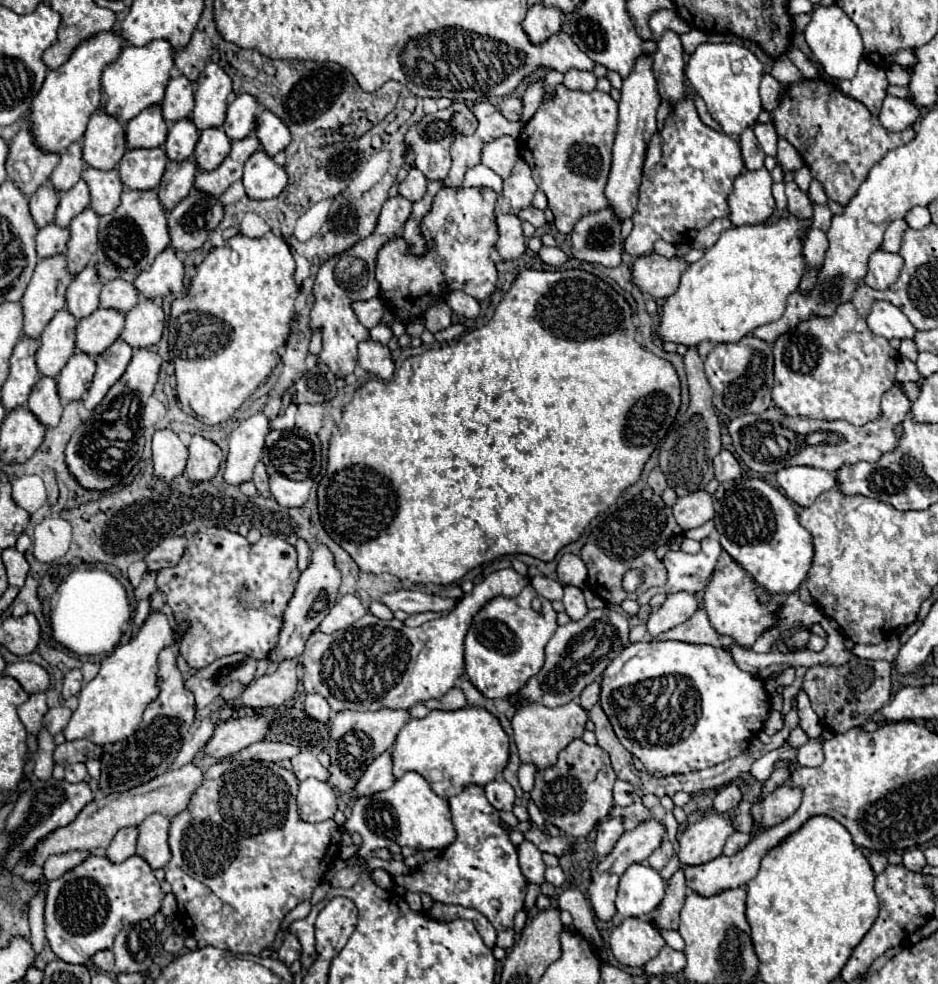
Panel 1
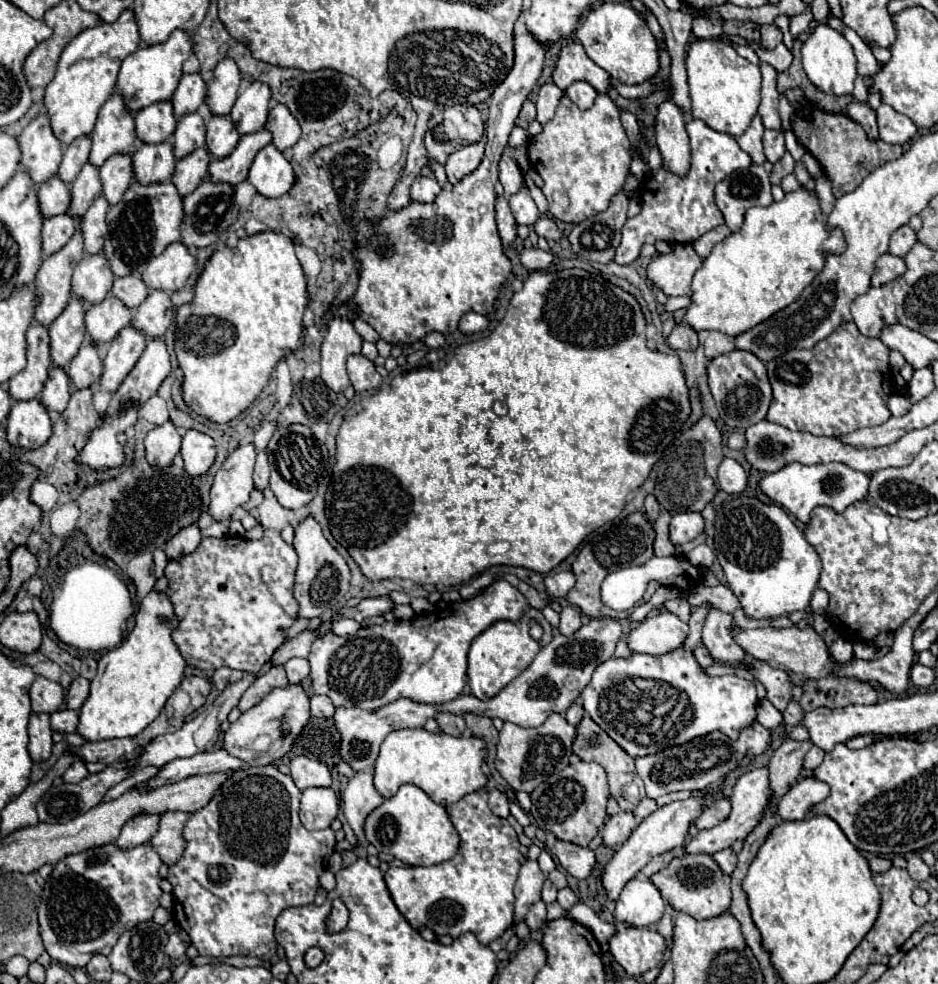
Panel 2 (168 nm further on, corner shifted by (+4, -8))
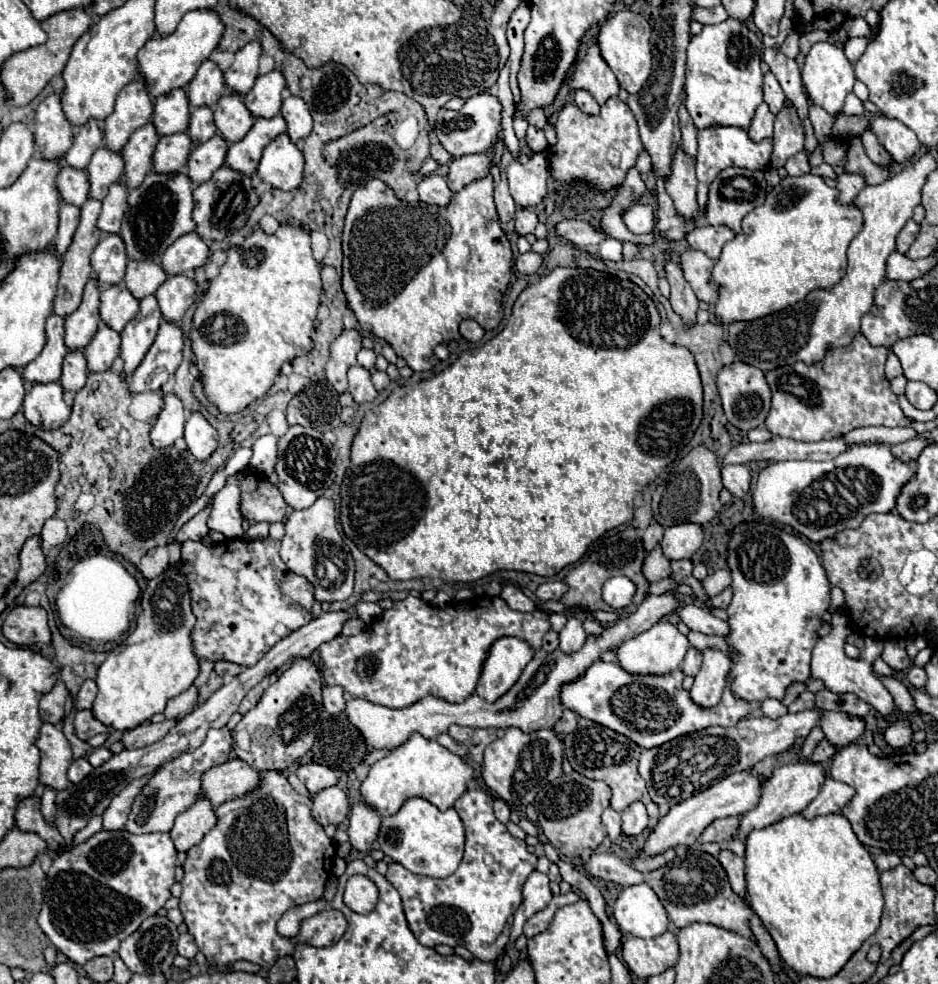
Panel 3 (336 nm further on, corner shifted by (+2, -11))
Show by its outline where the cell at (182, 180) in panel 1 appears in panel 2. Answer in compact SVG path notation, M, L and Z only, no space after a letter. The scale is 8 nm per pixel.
M199 147L199 149L195 149L195 153L177 161L171 181L179 189L181 197L195 191L197 185L203 181L203 177L207 177L209 163L211 163L211 155L209 155L207 147Z

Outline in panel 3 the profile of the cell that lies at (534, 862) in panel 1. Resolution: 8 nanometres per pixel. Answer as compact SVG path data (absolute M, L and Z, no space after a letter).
M531 872L531 876L527 878L527 882L523 886L523 902L515 910L515 920L513 920L511 936L509 936L509 946L513 946L513 942L521 936L525 920L531 918L535 912L543 910L551 898L553 896L551 896L551 890L549 890L549 878L541 872Z

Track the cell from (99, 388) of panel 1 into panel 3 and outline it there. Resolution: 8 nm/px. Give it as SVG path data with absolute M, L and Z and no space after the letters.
M147 296L139 304L139 314L123 328L121 332L121 352L119 356L125 362L123 376L137 370L141 360L145 358L147 350L151 348L157 328L161 324L161 314L157 312L155 296Z

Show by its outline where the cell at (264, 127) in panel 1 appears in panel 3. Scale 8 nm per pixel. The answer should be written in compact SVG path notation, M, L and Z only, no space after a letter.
M297 96L285 98L283 106L281 106L281 116L287 122L287 136L291 142L303 140L311 134L313 120L309 116L307 104L301 98L297 98Z

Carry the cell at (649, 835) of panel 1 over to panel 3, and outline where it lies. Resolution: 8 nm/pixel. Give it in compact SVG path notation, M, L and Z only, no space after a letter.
M735 772L735 774L719 780L717 784L713 784L701 792L695 792L689 800L683 800L683 802L671 806L669 814L663 816L657 822L657 826L649 832L645 844L641 846L641 852L645 856L657 856L657 854L663 854L665 850L675 848L675 846L687 846L689 848L691 844L695 844L699 834L713 820L725 818L725 816L741 816L747 810L755 808L759 796L761 796L761 780L763 778L757 778L751 772Z

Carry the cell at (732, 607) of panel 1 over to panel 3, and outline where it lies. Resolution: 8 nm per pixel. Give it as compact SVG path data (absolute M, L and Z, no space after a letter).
M717 648L703 650L703 666L695 676L695 684L691 688L693 702L703 708L717 706L721 700L721 692L727 686L727 676L731 670L731 658Z

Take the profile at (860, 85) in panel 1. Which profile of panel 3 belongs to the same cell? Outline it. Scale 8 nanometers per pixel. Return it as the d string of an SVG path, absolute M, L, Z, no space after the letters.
M867 128L867 130L861 134L861 140L863 140L863 146L865 146L867 156L869 156L875 164L887 164L887 162L891 160L889 152L883 148L883 144L879 142L879 138L875 136L873 130Z

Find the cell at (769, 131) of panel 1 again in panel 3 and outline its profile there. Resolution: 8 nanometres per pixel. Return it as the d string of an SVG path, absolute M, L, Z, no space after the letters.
M783 108L775 118L771 166L781 168L791 156L803 150L803 126L795 108Z

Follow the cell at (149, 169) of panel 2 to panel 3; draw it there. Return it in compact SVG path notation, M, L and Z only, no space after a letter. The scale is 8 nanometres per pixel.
M185 132L159 138L153 152L153 172L177 174L185 170L189 152L191 152L191 140Z

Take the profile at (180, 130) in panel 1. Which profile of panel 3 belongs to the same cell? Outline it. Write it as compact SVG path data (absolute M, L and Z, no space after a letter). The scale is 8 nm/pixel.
M207 106L205 108L191 108L191 120L189 120L187 134L191 136L193 146L203 144L217 134L211 108L207 108Z

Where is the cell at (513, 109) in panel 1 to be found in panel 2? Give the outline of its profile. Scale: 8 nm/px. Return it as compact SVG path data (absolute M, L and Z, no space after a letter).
M525 101L523 103L523 107L521 107L521 113L519 113L519 119L517 119L517 125L521 125L523 129L527 129L529 127L529 123L535 119L535 103L533 101Z

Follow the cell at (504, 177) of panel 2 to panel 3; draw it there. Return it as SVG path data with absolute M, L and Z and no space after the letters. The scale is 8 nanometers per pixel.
M537 152L527 164L513 162L505 168L509 192L519 208L535 208L547 194L549 164L545 152Z

